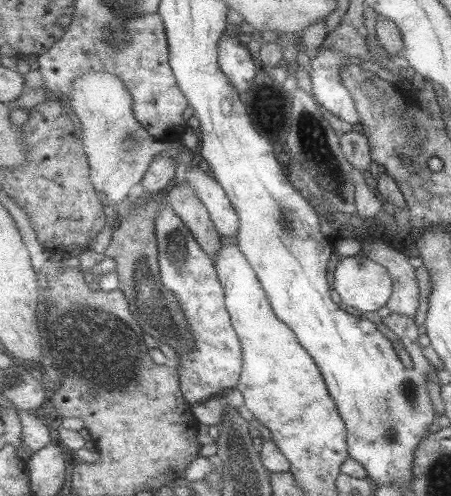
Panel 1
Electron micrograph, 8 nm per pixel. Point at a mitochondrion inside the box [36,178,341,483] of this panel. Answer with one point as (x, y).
(96, 346)

